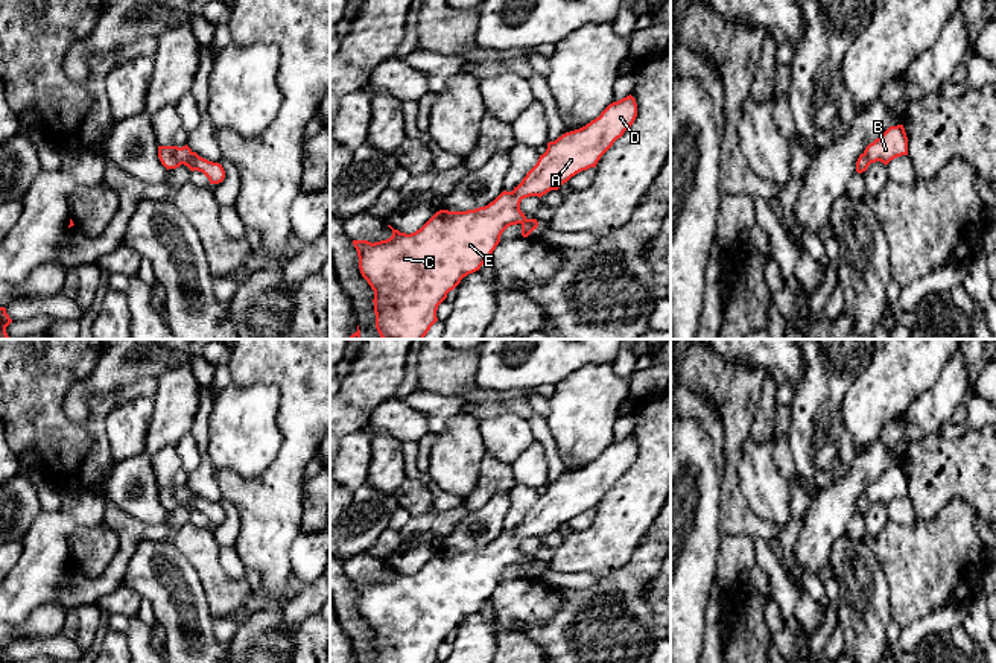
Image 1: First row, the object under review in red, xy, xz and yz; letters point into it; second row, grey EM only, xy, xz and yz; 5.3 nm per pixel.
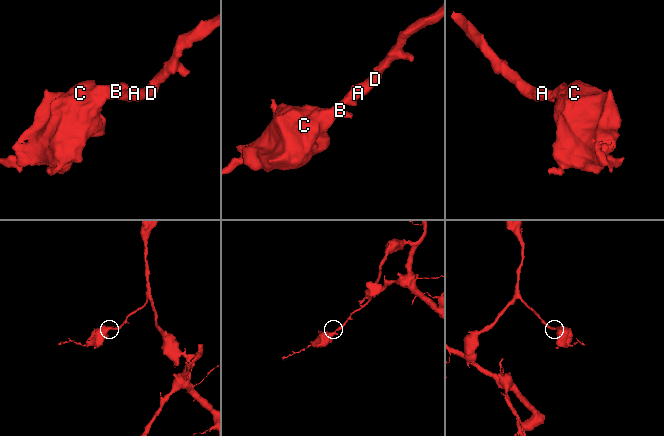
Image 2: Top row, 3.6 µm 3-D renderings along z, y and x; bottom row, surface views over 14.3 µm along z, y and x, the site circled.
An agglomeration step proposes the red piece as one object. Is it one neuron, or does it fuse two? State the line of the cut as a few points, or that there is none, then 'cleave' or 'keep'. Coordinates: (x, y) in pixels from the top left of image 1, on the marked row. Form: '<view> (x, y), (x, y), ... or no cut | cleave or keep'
no cut | keep

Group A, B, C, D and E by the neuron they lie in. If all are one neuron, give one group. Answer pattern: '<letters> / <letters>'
A B C D E

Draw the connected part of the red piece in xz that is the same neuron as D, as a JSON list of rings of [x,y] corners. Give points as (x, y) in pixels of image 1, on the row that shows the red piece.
[[[630,94],[610,103],[599,117],[585,126],[566,132],[540,155],[512,192],[502,192],[493,202],[467,211],[436,211],[420,230],[406,234],[392,230],[392,236],[380,242],[353,240],[362,277],[374,290],[376,328],[382,339],[424,339],[438,321],[438,306],[464,277],[481,269],[500,242],[502,233],[511,225],[522,225],[522,236],[537,230],[537,219],[528,219],[520,202],[529,196],[541,198],[558,190],[576,173],[596,167],[601,157],[631,128],[637,117],[636,99]]]

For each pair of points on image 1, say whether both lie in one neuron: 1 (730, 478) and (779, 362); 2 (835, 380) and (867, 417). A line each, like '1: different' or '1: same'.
1: different
2: different

